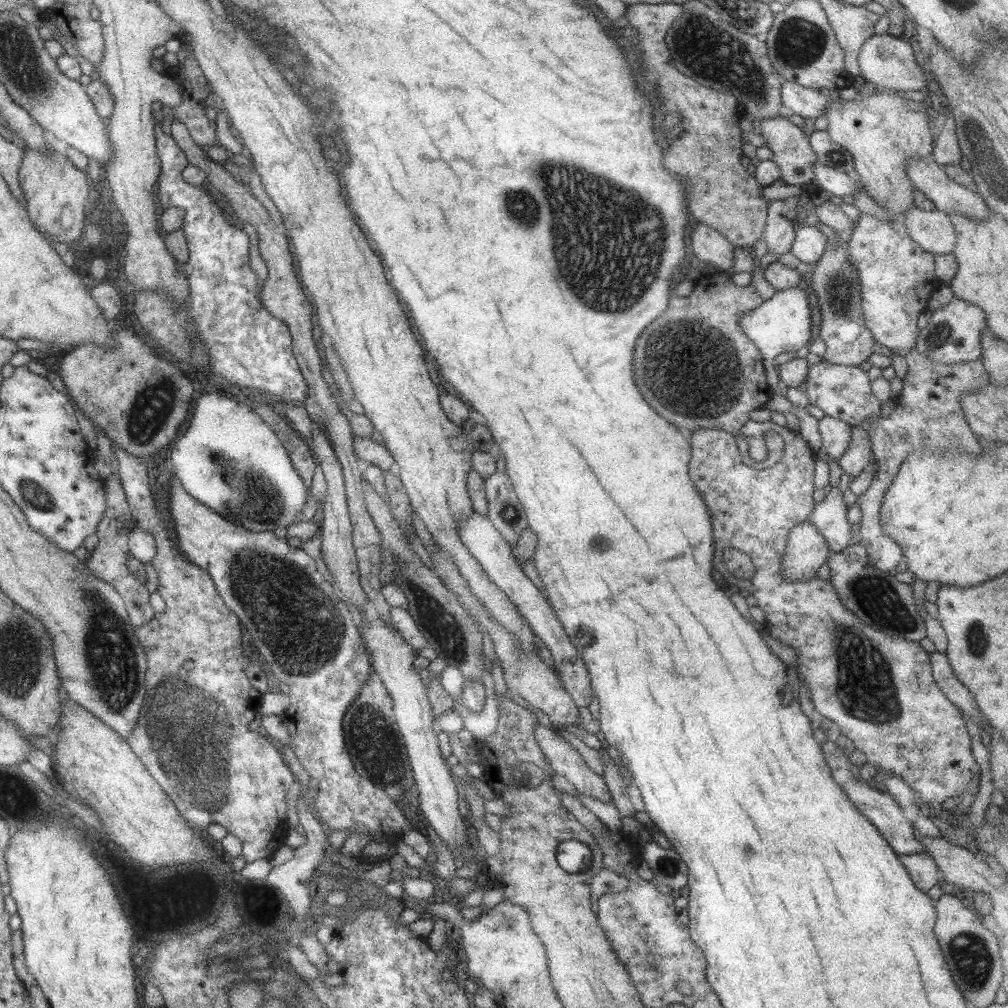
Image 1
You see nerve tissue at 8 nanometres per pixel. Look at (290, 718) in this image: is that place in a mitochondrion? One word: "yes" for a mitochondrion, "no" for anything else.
no

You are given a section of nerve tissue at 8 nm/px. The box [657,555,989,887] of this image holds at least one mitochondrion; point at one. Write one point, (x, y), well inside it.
(865, 680)

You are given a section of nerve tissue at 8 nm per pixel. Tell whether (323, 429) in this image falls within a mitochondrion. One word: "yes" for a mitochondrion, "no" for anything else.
no

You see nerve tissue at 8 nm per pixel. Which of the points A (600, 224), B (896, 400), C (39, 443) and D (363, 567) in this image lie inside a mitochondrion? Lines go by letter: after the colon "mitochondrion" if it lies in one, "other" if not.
A: mitochondrion
B: other
C: other
D: other

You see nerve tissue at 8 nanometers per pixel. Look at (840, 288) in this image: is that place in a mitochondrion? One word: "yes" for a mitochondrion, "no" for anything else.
yes

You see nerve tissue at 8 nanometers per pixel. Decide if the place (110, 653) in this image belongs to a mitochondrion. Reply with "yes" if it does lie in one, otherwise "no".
yes

